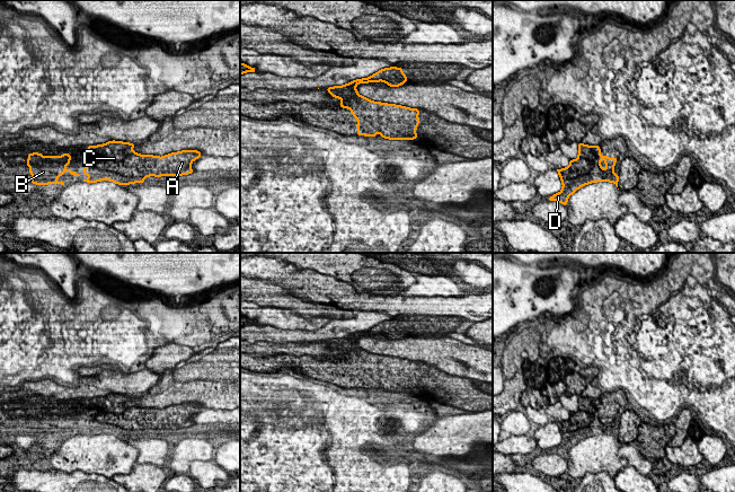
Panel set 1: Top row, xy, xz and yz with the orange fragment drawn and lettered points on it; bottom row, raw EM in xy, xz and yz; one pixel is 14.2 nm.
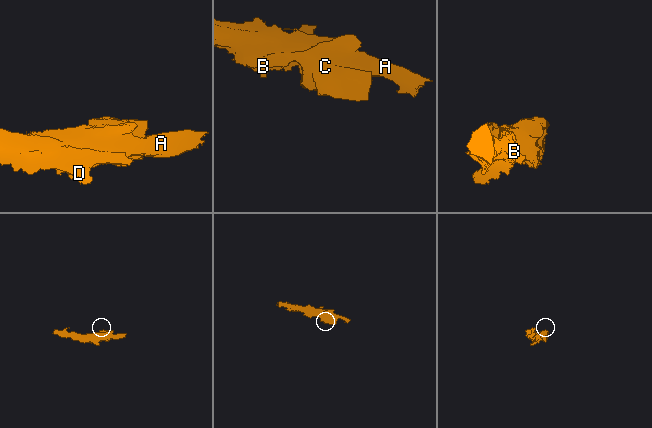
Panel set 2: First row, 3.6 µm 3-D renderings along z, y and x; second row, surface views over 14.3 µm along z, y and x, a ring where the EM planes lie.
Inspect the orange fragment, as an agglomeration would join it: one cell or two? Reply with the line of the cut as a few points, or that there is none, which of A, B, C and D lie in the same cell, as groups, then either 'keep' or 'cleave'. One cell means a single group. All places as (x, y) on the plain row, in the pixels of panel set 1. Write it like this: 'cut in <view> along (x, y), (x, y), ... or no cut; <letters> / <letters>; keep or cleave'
no cut; A B C D; keep

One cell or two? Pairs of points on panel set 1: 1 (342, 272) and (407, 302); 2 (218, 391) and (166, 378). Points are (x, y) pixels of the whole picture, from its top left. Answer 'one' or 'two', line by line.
1: two
2: one

